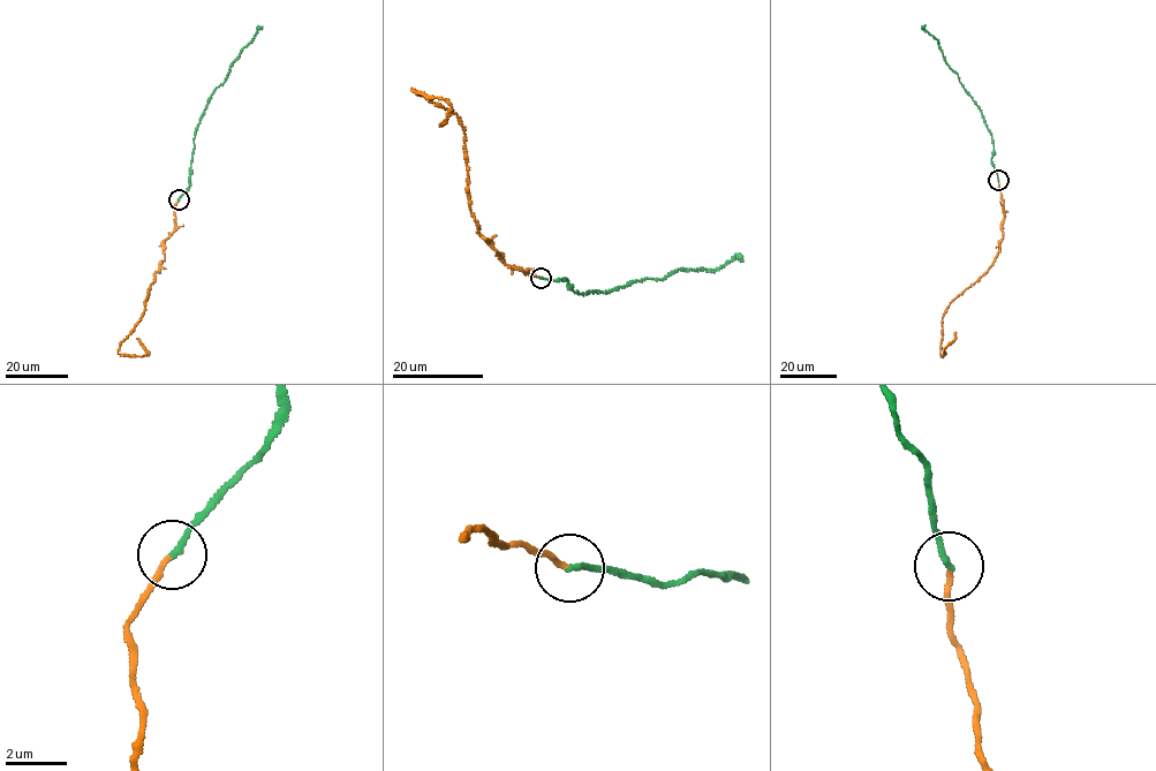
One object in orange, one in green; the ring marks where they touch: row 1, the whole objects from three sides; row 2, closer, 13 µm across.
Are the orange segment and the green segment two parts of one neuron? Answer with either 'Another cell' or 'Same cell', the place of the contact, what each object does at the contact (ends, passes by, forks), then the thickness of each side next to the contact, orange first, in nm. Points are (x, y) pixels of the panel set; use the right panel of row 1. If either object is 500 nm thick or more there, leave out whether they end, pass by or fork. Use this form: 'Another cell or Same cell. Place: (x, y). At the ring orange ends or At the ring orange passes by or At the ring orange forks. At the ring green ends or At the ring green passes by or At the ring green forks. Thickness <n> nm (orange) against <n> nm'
Same cell. Place: (998, 180). At the ring orange ends. At the ring green ends. Thickness 170 nm (orange) against 190 nm

